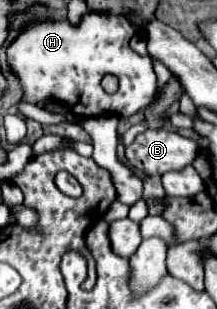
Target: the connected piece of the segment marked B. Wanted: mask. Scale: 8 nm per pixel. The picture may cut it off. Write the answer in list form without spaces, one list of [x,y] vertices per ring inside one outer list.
[[[145,130],[127,146],[125,158],[135,170],[141,170],[143,166],[149,176],[161,176],[163,172],[183,170],[193,164],[197,152],[197,142],[177,132]]]

